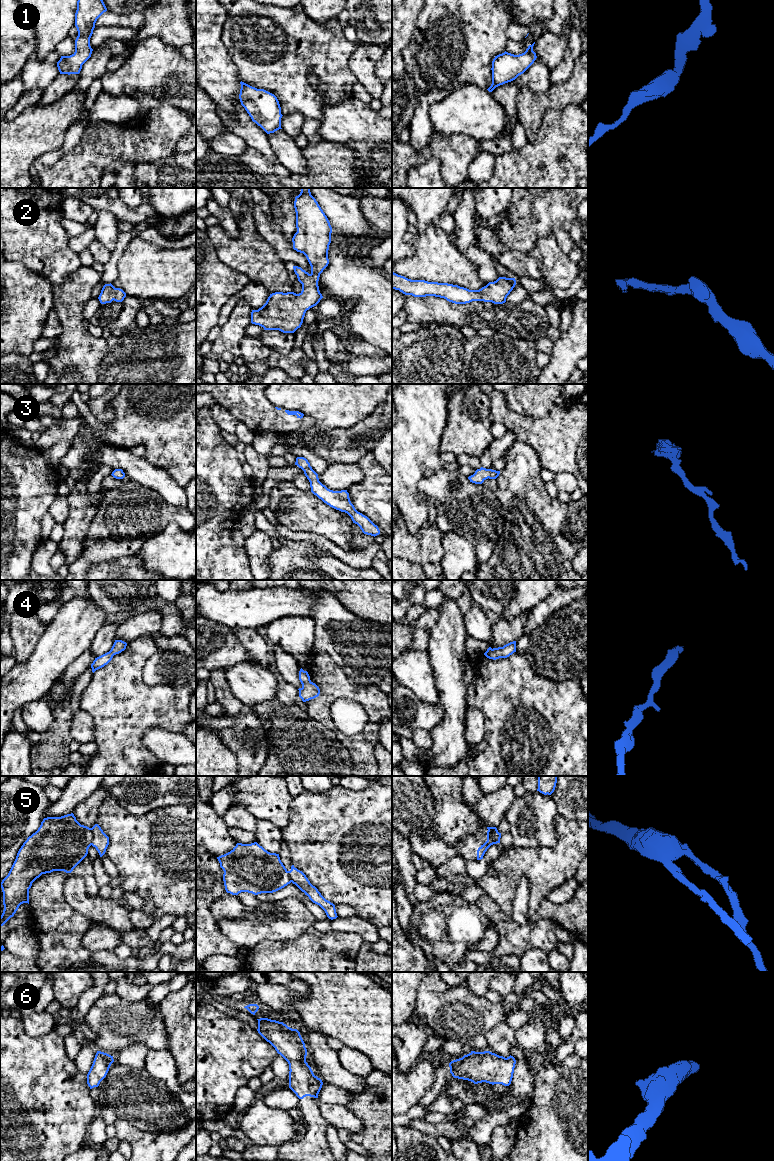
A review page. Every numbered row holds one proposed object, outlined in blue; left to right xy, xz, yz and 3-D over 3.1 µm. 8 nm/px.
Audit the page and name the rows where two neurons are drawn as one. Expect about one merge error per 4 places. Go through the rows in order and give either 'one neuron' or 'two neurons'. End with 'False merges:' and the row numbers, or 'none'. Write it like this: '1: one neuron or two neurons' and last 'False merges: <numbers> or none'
1: one neuron
2: one neuron
3: one neuron
4: one neuron
5: two neurons
6: one neuron
False merges: 5

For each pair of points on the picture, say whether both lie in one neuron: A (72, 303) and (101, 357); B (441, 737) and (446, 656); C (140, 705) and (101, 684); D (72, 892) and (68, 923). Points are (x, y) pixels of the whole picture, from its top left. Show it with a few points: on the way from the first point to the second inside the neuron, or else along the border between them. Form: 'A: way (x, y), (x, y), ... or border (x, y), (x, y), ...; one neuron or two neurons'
A: way (72, 316), (73, 329), (88, 344); one neuron
B: way (452, 717), (452, 689), (449, 676); one neuron
C: way (130, 705), (125, 705), (116, 696), (111, 694); one neuron
D: border (64, 884), (65, 901), (90, 920); two neurons

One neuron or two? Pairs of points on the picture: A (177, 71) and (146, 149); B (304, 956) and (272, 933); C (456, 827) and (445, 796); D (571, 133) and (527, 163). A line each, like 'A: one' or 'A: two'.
A: two
B: two
C: one
D: one

